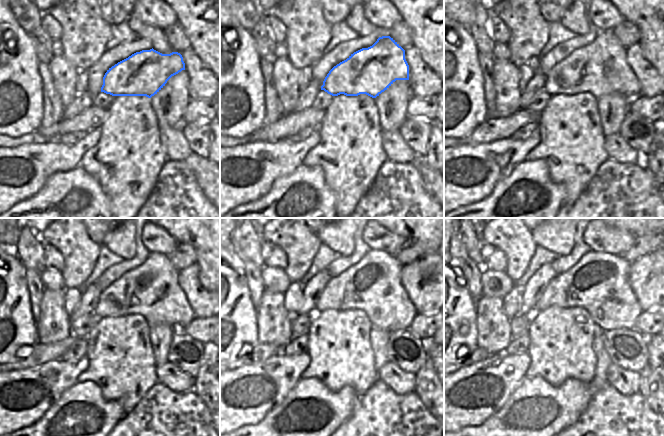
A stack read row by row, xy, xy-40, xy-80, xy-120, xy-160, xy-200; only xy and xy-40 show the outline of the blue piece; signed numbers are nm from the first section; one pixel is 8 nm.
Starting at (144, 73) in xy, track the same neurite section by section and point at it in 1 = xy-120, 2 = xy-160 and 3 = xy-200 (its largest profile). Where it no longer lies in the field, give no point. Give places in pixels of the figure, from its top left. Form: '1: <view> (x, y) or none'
1: xy-120 (151, 289)
2: xy-160 (373, 285)
3: xy-200 (599, 282)

